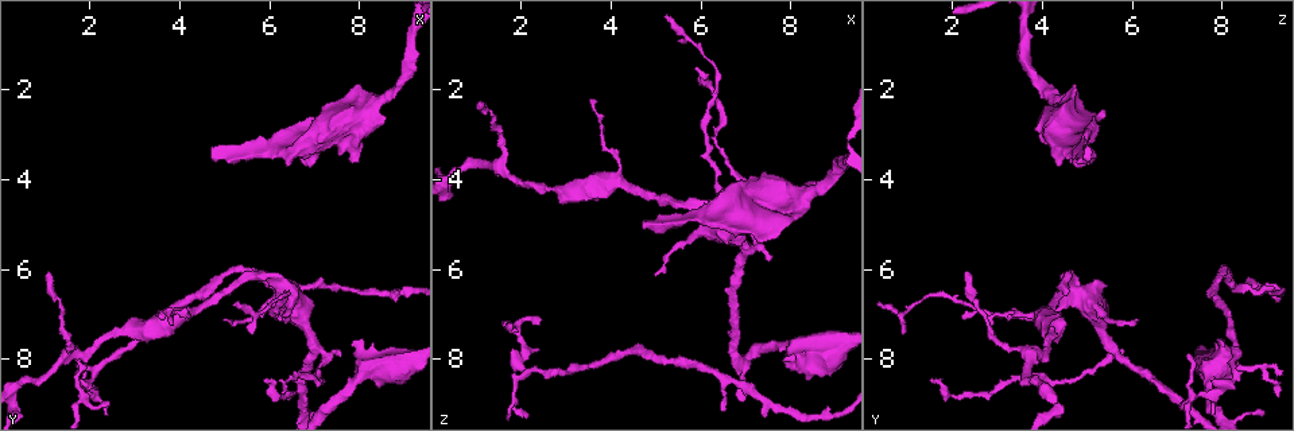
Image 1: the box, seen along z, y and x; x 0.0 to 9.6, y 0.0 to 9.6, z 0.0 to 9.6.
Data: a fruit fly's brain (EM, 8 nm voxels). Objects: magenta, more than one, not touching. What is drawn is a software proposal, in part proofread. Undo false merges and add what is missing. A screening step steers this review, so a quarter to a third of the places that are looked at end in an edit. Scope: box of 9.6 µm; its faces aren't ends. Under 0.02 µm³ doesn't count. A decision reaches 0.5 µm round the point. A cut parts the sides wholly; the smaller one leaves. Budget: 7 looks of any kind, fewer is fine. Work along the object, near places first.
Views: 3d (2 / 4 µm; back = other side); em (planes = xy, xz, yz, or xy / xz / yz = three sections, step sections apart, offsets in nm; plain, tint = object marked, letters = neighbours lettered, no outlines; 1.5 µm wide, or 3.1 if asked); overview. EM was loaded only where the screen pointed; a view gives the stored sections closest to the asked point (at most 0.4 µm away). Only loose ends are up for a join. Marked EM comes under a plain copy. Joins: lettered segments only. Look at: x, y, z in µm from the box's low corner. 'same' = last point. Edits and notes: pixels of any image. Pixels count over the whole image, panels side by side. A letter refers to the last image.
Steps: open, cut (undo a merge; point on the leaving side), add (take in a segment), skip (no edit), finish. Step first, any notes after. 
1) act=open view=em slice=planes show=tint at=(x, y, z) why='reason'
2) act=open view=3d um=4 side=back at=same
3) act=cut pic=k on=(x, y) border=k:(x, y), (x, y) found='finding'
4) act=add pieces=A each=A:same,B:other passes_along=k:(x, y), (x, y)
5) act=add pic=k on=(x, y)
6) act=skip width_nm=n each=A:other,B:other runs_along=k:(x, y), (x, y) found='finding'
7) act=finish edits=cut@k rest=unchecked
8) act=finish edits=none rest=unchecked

act=open view=3d um=2 at=(7.85, 7.65, 8.05) why='thick end'

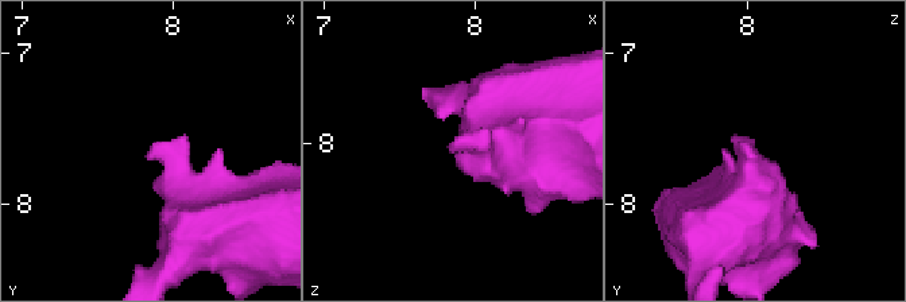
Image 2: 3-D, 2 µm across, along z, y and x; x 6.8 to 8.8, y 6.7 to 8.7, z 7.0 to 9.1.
act=open view=em slice=planes show=letters at=(7.86, 7.66, 8.04) why='now the EM'

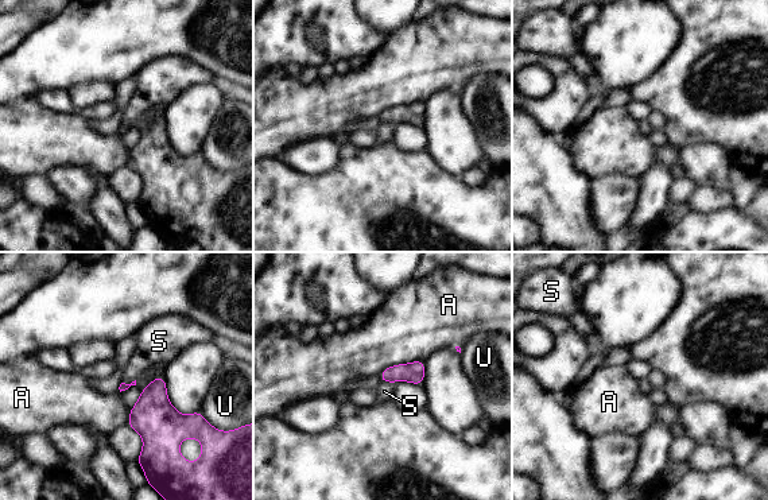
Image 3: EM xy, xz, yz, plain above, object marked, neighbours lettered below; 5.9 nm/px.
act=skip each=A:other,S:other,U:other found='no lettered segment goes on from it'

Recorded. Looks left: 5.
act=open view=3d um=2 at=(3.55, 7.05, 2.15) why='tapers out'

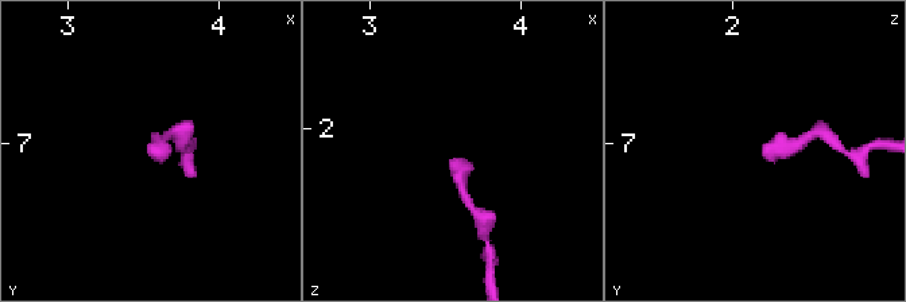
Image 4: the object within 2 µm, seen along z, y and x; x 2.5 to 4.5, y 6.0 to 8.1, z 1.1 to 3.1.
act=open view=em slice=xy step=8 show=tint at=(3.56, 7.08, 2.16)

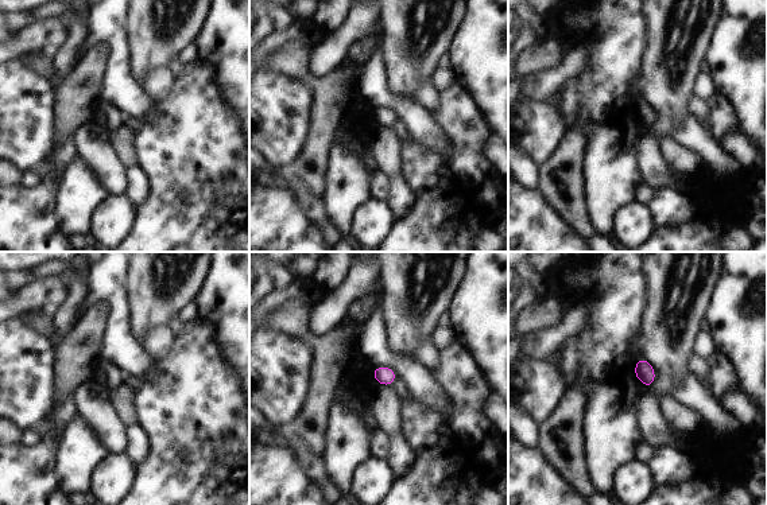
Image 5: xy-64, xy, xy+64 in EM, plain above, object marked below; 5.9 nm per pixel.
act=open view=em slice=planes show=letters at=same

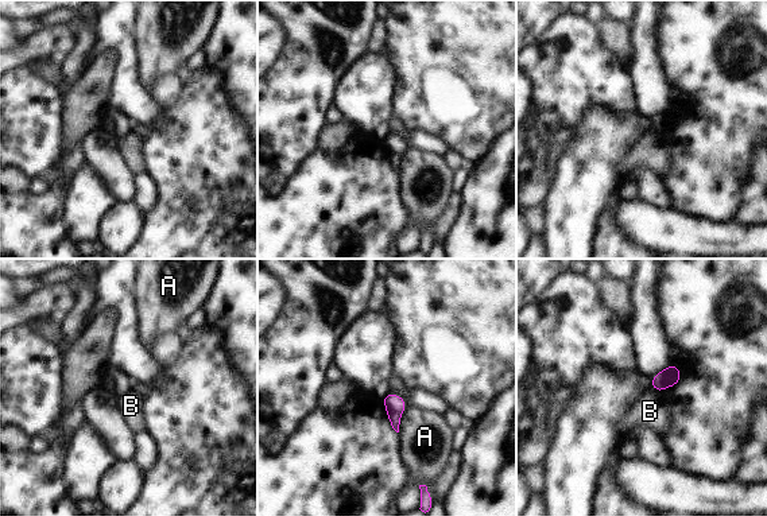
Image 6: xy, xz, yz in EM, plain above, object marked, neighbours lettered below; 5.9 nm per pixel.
act=skip width_nm=110 longest_contact=A:180nm each=A:other,B:other found='none of them fits'

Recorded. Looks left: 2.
act=open view=em slice=planes show=letters at=(4.80, 3.30, 5.10) why='an open end'

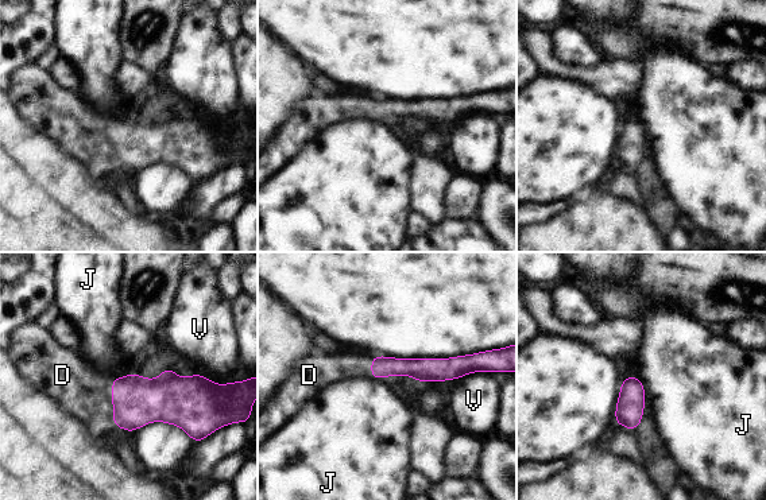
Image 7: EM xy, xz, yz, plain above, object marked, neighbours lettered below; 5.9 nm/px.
act=add pieces=D width_nm=130 each=D:same,J:other,V:other passes_along=7:(136, 400), (112, 403), (85, 394) found='the cell continues'

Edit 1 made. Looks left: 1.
act=finish edits=add@7 rest=unchecked

